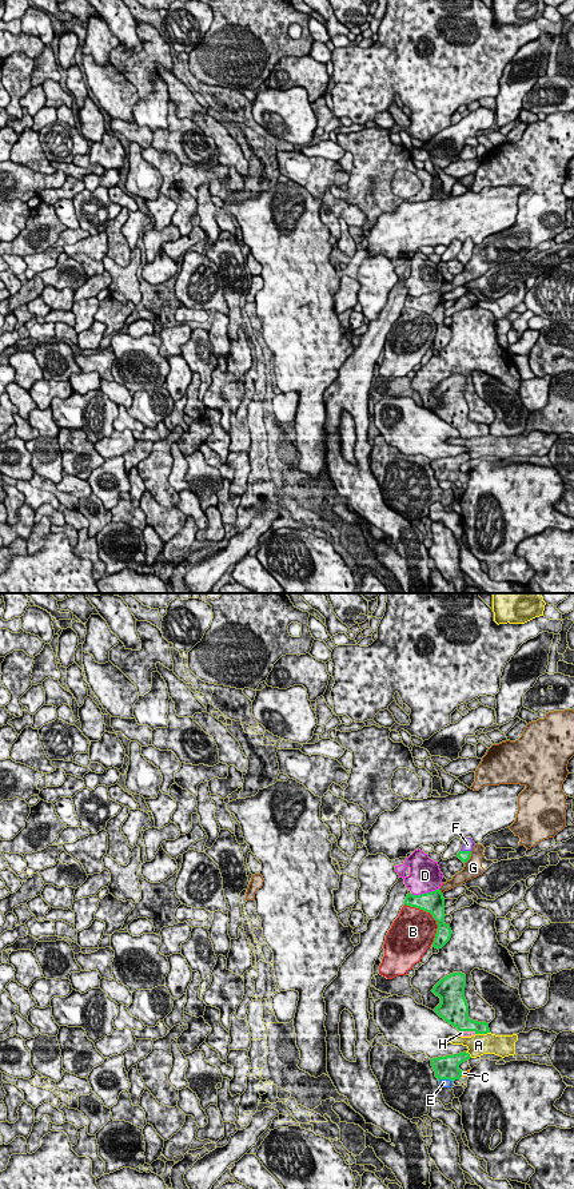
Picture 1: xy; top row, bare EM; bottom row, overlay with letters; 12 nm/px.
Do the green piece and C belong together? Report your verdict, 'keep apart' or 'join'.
join

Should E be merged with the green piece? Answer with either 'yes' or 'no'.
no

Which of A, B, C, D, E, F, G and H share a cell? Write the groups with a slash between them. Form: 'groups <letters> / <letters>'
groups A / B / C F H / D / E / G

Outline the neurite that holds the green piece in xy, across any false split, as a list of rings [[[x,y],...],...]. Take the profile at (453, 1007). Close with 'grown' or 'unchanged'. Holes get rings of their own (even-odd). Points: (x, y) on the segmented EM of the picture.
[[[453,973],[441,979],[431,990],[441,998],[435,1013],[459,1030],[461,1037],[490,1033],[489,1023],[469,1018],[469,1005],[465,998],[466,975]]]; grown

